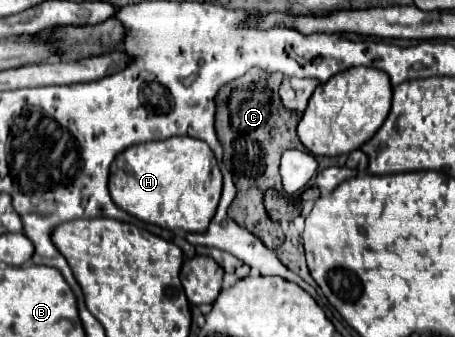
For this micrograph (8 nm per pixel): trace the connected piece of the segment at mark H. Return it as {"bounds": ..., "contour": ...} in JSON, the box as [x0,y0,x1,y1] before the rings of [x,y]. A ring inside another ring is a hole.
{"bounds":[110,136,222,232],"contour":[[[174,136],[162,142],[130,146],[110,166],[110,196],[128,214],[168,230],[204,232],[222,194],[222,172],[206,142]]]}

